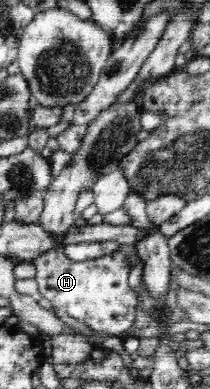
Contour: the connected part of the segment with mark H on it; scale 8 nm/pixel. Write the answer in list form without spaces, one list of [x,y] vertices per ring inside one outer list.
[[[63,248],[51,249],[31,261],[36,267],[38,296],[45,297],[56,310],[65,311],[87,327],[112,336],[129,329],[137,317],[137,293],[127,282],[132,269],[130,262],[120,251],[88,261],[71,262]]]

